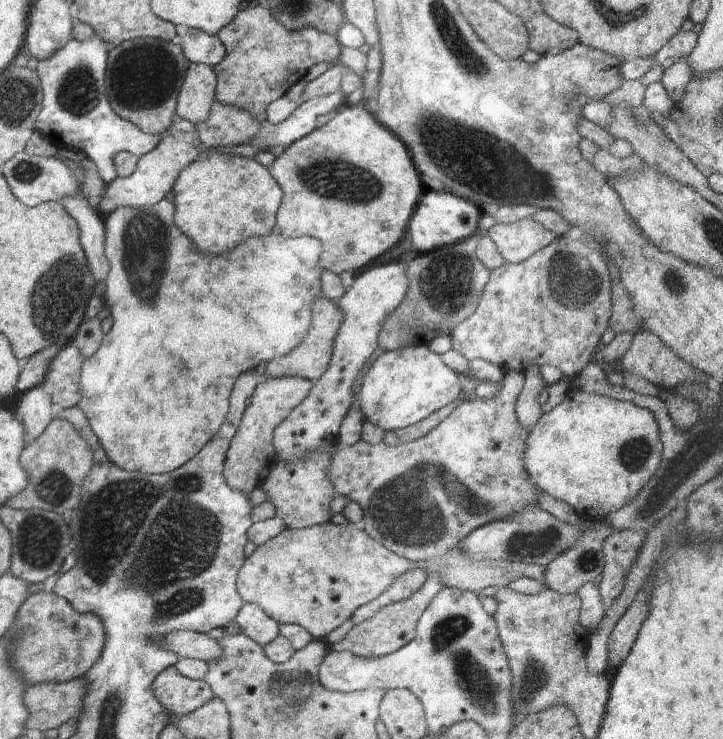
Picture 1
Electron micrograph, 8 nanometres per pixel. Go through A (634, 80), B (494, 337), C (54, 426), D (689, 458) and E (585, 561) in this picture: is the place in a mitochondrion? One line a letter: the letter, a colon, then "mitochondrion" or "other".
A: other
B: other
C: other
D: mitochondrion
E: mitochondrion

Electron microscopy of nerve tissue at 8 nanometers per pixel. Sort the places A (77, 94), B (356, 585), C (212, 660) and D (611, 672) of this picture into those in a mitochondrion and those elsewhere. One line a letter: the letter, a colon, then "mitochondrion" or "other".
A: mitochondrion
B: other
C: other
D: other

